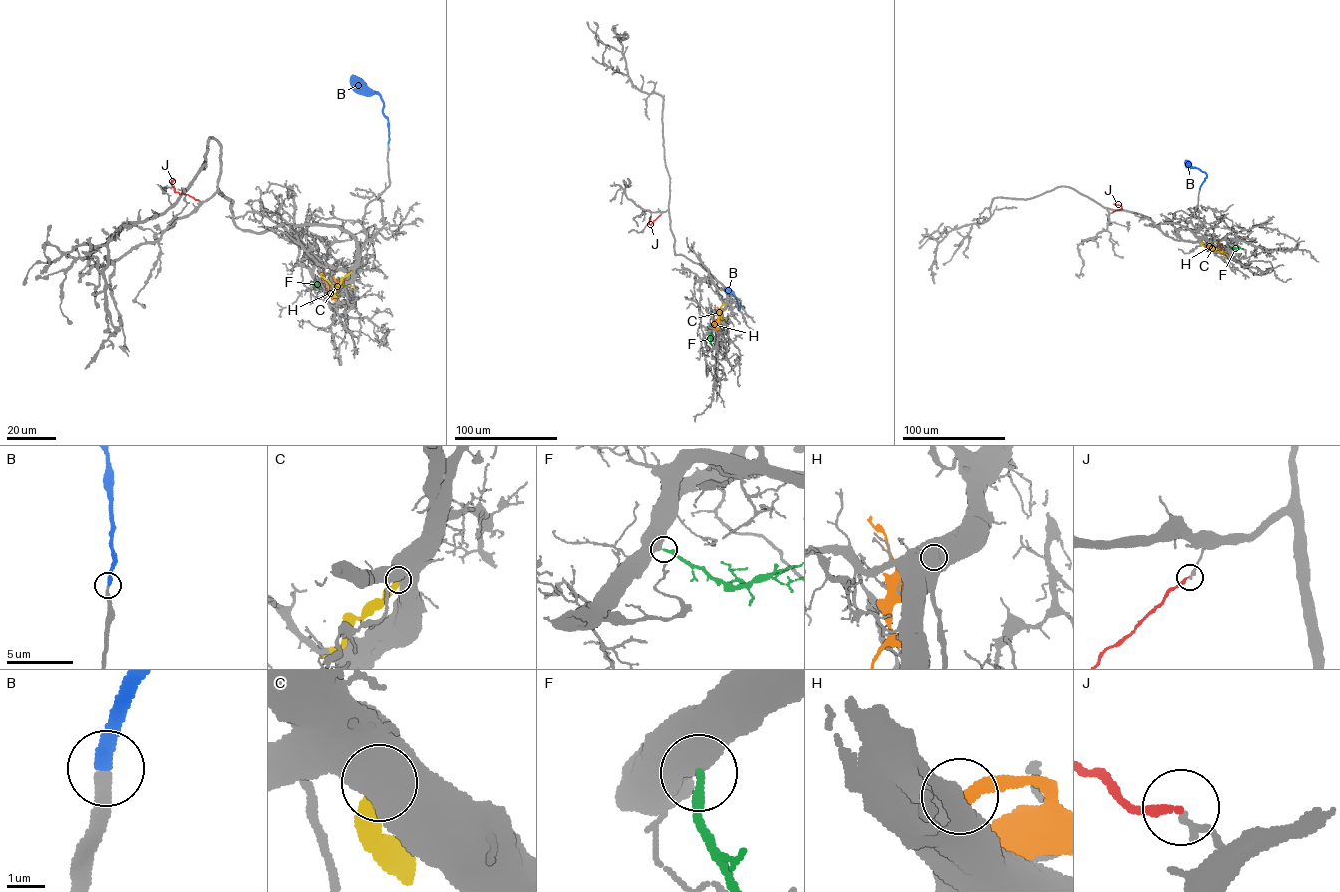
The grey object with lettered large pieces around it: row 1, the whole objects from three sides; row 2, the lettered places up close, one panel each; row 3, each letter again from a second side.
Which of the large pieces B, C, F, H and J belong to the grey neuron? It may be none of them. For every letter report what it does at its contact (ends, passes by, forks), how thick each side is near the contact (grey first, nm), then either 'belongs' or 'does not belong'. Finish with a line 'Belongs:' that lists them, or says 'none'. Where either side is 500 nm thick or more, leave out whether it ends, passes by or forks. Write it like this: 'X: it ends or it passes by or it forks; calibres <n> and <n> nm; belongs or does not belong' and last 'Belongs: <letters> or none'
B: it ends; calibres 280 and 360 nm; belongs
C: calibres 800 and 400 nm; does not belong
F: calibres 650 and 240 nm; belongs
H: calibres 700 and 280 nm; does not belong
J: it ends; calibres 170 and 220 nm; does not belong
Belongs: B, F

